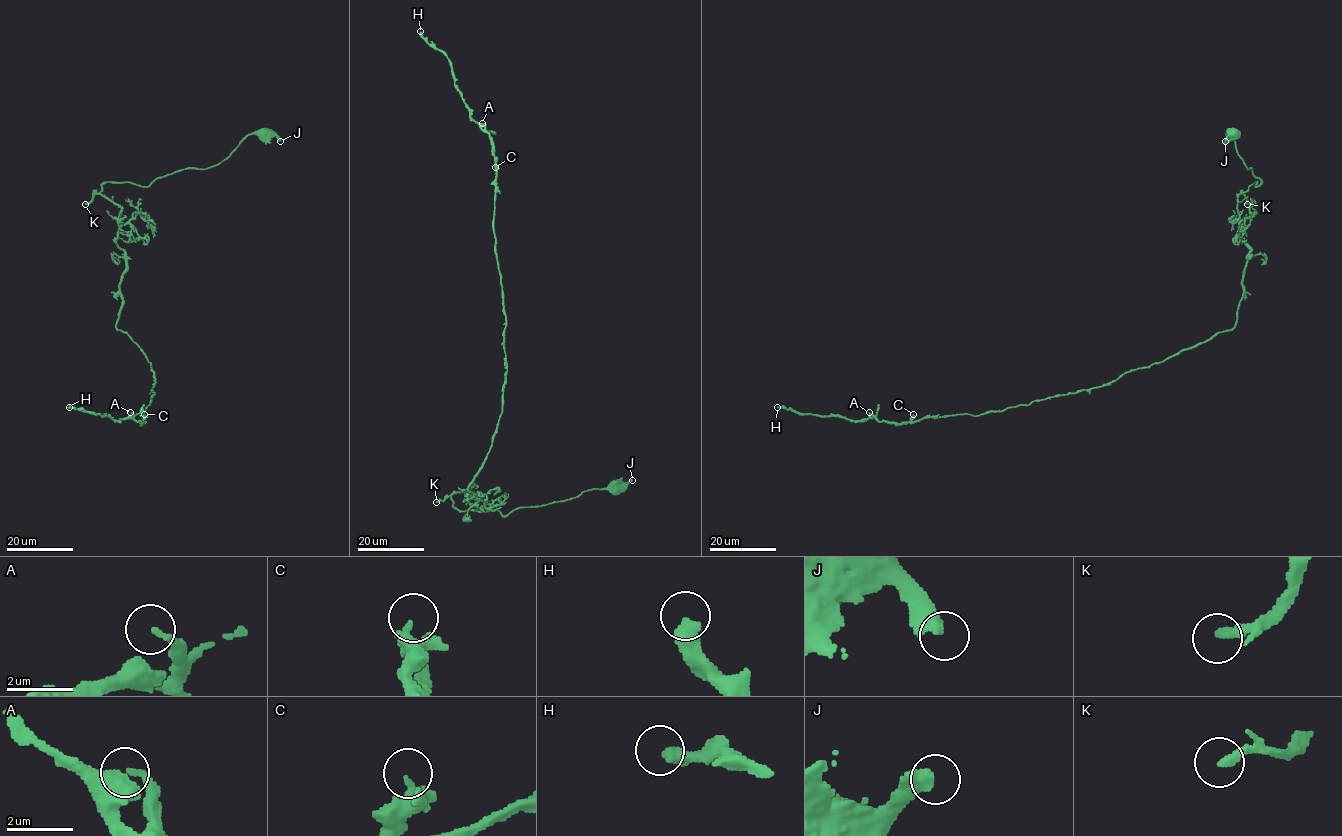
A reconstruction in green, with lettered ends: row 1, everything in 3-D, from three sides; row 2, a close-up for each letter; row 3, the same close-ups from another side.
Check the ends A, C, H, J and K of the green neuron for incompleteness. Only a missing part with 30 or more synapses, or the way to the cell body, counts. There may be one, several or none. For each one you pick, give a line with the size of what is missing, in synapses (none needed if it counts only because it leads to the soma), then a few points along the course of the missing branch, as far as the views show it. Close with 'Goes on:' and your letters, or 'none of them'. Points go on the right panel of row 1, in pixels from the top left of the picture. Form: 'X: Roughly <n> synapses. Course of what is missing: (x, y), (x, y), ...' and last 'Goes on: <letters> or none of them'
H: Roughly 450 synapses. Course of what is missing: (777, 407), (757, 393), (760, 385), (822, 352), (792, 377), (771, 364), (789, 358), (803, 369)
Goes on: H

